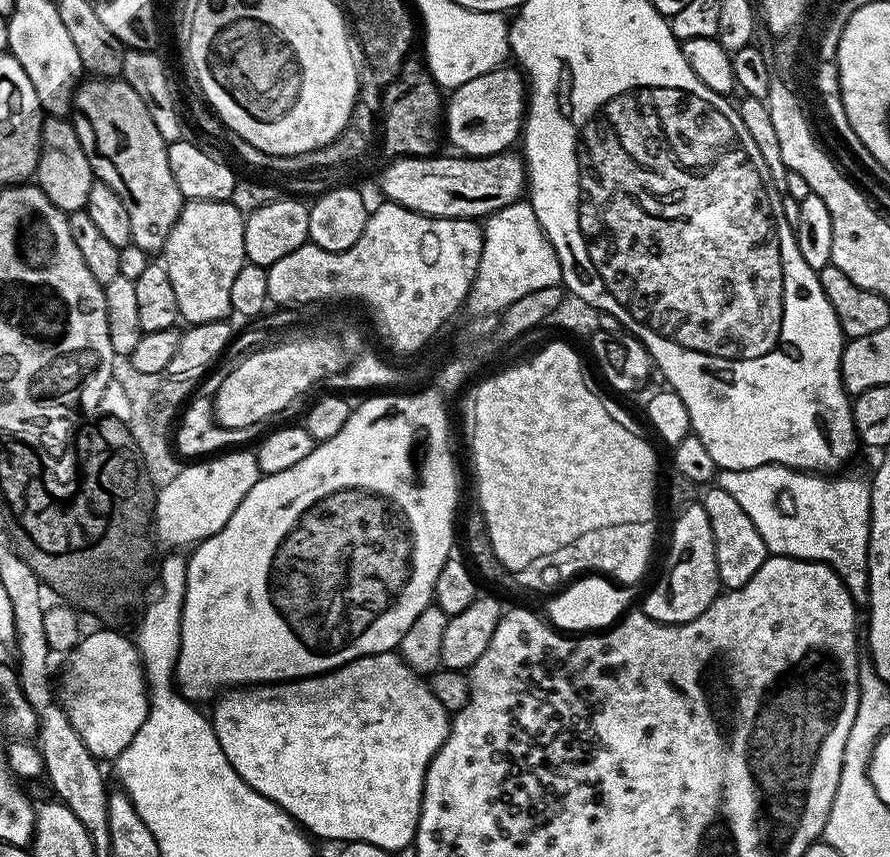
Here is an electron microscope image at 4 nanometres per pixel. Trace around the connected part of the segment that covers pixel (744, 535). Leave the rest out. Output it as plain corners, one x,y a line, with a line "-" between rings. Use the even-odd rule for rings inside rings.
717,486
709,487
705,492
708,493
702,497
702,503
710,518
710,530
714,534
714,550
720,583
728,590
746,586
746,582
750,582
750,578
758,574
758,566
762,566
762,562
768,560
770,553
766,542
762,542
762,534
758,534
746,510
738,506
738,501
731,494
726,494
726,490

